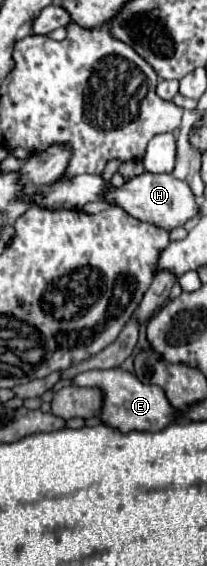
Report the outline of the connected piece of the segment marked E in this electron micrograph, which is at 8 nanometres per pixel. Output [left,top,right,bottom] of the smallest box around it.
[71,368,175,432]

